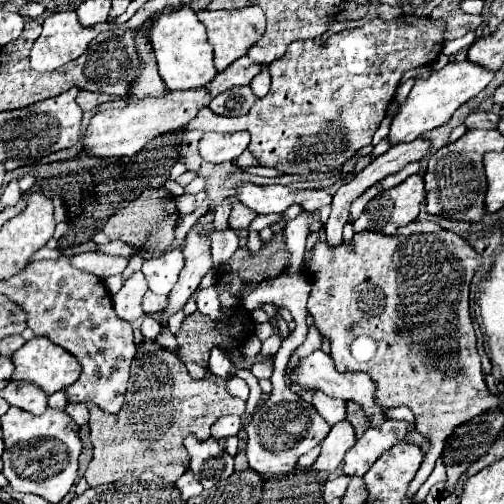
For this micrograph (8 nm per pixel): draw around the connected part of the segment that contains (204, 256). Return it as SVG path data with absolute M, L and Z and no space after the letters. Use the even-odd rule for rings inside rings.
M213 211L205 213L199 223L189 231L187 235L187 245L183 249L187 261L185 267L179 275L179 281L175 283L173 291L169 293L169 301L165 305L165 309L161 311L161 327L167 327L167 321L173 313L181 311L187 303L187 299L193 295L193 291L199 287L201 279L205 277L205 273L209 269L213 269L213 261L211 261L211 249L209 249L209 233L207 235L199 235L197 227L209 227L209 231L213 229Z

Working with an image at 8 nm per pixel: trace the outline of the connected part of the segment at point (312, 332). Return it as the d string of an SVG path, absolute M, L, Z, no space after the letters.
M309 325L309 331L307 331L305 341L293 351L293 355L291 355L289 363L287 363L287 375L291 375L291 371L299 365L301 359L305 359L305 357L311 355L313 351L321 349L321 345L323 345L323 335L319 333L319 329L317 329L315 325Z

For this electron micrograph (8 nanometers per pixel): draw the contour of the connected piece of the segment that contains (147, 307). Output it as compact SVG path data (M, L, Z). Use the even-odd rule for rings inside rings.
M151 291L145 293L145 297L143 297L143 311L145 311L145 313L159 311L159 309L163 309L163 305L165 305L165 301L163 301L159 295L155 295L155 293L151 293Z

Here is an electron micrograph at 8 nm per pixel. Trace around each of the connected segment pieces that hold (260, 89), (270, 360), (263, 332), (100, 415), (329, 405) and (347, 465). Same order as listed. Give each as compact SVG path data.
M263 67L263 73L259 73L259 77L255 77L255 81L253 81L249 87L251 87L251 91L255 93L255 97L263 97L263 95L269 91L269 83L271 83L271 79L269 79L269 69Z
M269 356L266 361L256 363L251 372L258 380L270 379L274 370L274 356Z
M270 322L256 325L255 335L261 340L261 342L268 339L274 333L277 333L279 336L281 336L280 330L275 329Z
M147 341L139 345L139 353L135 355L135 365L131 365L131 381L127 387L127 401L119 415L111 417L109 413L103 413L101 409L95 409L95 405L87 405L91 419L91 443L93 443L93 459L85 471L85 479L89 487L97 487L103 483L115 483L123 477L139 477L145 471L153 471L163 481L175 483L185 471L187 471L187 451L183 447L183 439L189 433L195 433L197 437L209 437L211 425L223 417L223 415L243 415L245 413L245 401L229 395L225 391L227 379L203 379L197 381L187 373L187 367L179 361L177 355L169 353L155 341Z
M313 391L313 405L327 419L329 425L335 425L337 421L345 419L345 403L327 397L323 391Z
M387 419L379 429L369 427L361 439L347 451L343 461L343 473L351 477L363 477L371 465L399 441L399 437L407 437L413 425L405 421Z

